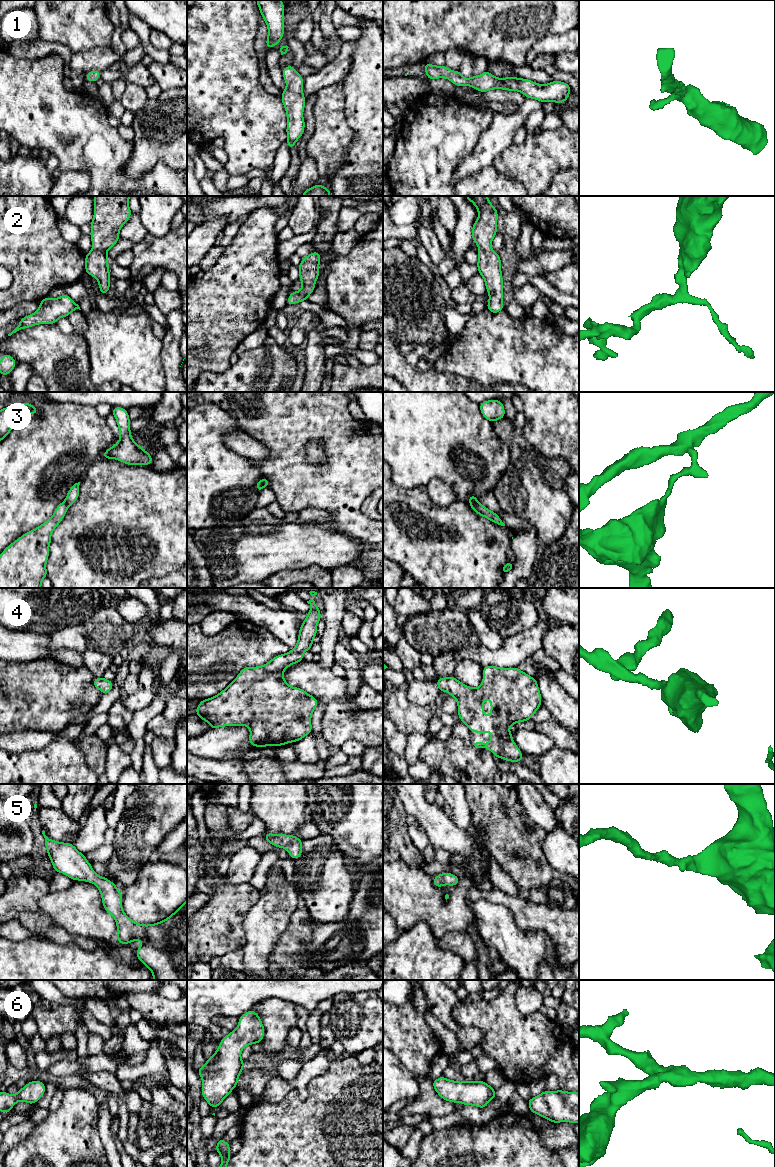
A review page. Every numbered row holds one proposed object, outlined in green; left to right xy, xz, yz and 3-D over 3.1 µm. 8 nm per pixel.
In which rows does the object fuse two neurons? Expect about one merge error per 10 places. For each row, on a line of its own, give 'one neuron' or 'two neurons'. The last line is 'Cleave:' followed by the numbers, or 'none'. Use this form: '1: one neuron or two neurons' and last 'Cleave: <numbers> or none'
1: one neuron
2: one neuron
3: two neurons
4: one neuron
5: one neuron
6: one neuron
Cleave: 3

